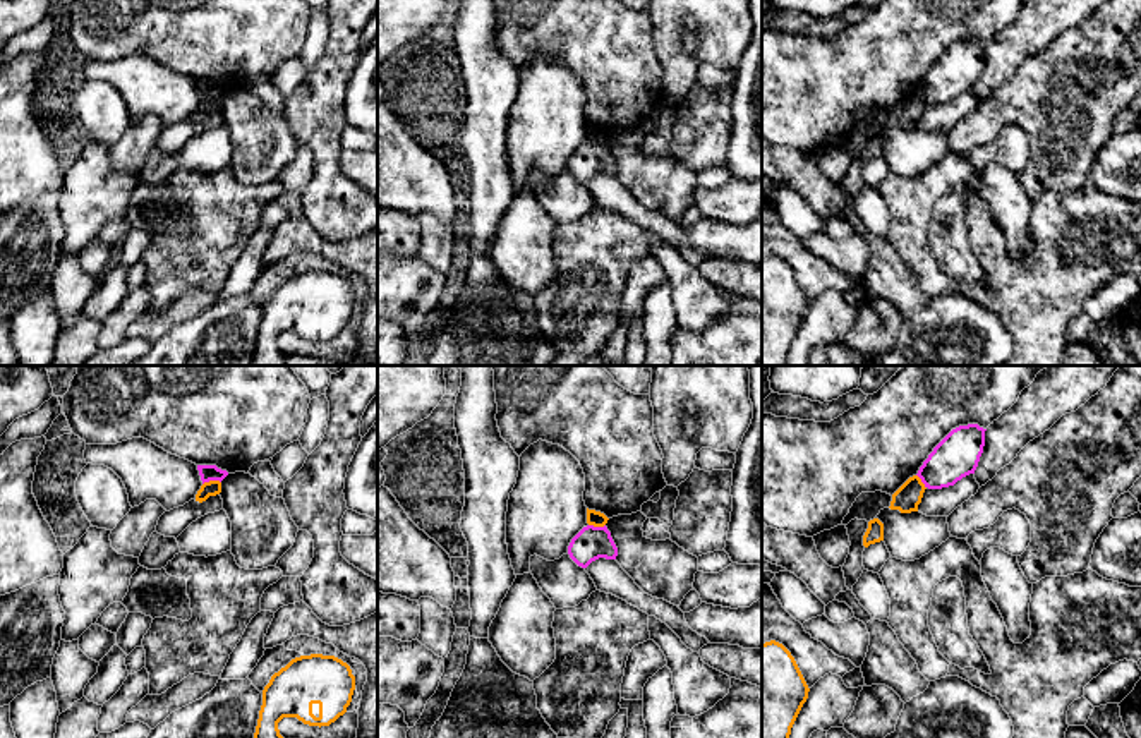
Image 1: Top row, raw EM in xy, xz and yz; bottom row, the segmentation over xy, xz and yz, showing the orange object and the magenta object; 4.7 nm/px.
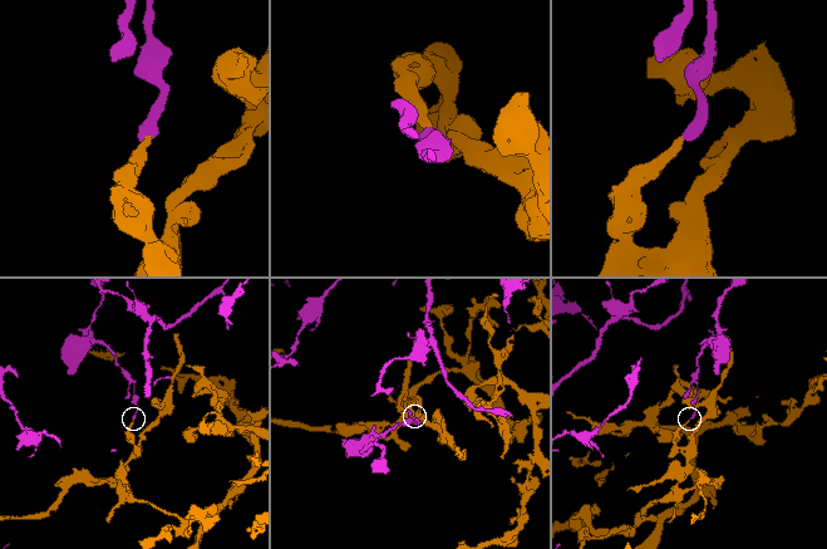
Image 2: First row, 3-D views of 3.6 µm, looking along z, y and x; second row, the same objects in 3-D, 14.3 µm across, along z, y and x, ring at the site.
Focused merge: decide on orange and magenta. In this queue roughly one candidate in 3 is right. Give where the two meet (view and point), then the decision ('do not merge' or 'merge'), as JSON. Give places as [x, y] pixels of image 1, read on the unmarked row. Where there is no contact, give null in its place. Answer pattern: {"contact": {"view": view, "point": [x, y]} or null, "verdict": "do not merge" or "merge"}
{"contact": {"view": "xy", "point": [211, 96]}, "verdict": "do not merge"}

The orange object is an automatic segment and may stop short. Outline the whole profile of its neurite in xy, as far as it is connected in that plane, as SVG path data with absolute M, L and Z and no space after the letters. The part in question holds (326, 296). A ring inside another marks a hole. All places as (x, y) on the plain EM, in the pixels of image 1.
M311 269L292 275L263 305L263 321L251 366L287 366L278 338L297 333L309 342L329 342L347 328L355 292L335 271Z

